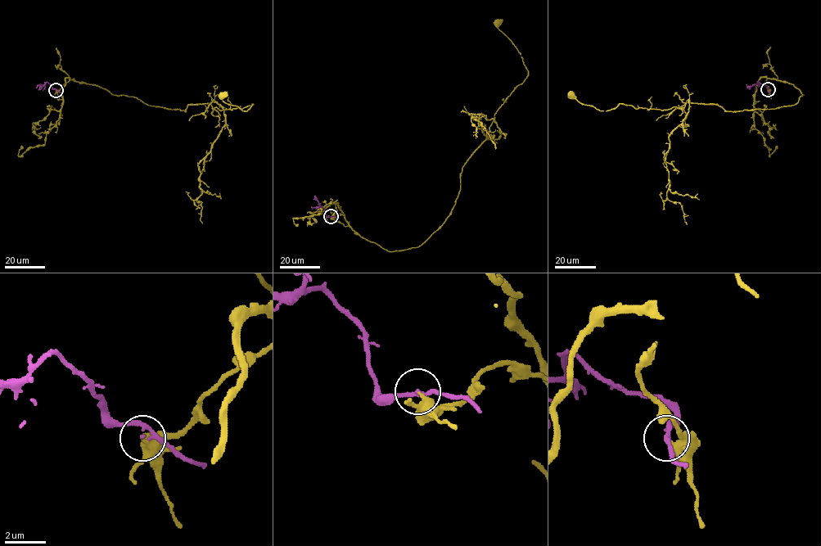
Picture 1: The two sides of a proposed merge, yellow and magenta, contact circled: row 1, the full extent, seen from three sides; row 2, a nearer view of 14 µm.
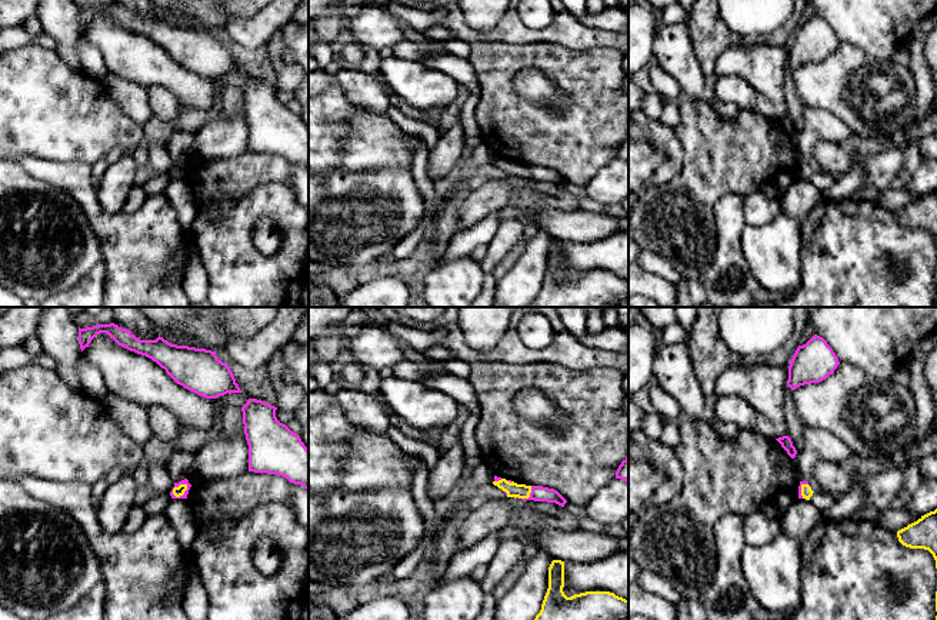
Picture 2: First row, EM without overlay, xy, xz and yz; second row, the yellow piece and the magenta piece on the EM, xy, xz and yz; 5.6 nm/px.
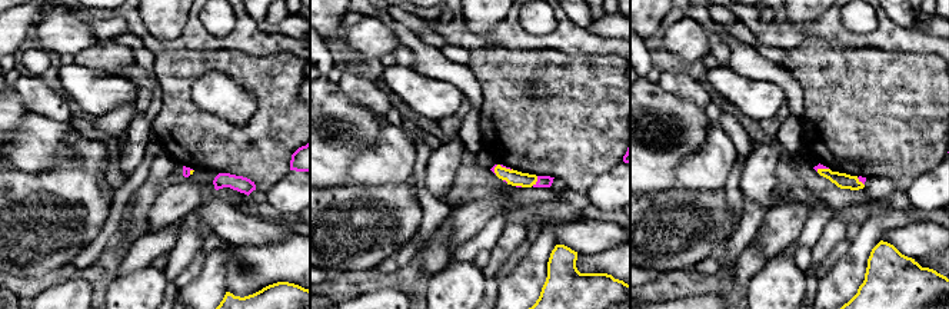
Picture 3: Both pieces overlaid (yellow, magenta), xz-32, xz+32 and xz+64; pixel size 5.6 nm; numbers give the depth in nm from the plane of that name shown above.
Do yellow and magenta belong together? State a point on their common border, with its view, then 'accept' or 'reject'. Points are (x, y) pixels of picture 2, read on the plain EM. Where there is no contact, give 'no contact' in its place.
xy (179, 166) | reject

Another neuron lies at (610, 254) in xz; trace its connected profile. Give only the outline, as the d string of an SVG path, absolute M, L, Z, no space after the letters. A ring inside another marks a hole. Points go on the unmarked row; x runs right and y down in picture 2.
M620 230L593 243L564 241L567 277L586 271L610 271L628 280L628 231Z

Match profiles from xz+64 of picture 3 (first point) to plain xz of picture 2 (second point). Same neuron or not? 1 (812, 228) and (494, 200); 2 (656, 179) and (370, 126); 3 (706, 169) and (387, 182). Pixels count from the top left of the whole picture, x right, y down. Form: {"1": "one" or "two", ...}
{"1": "two", "2": "two", "3": "two"}

